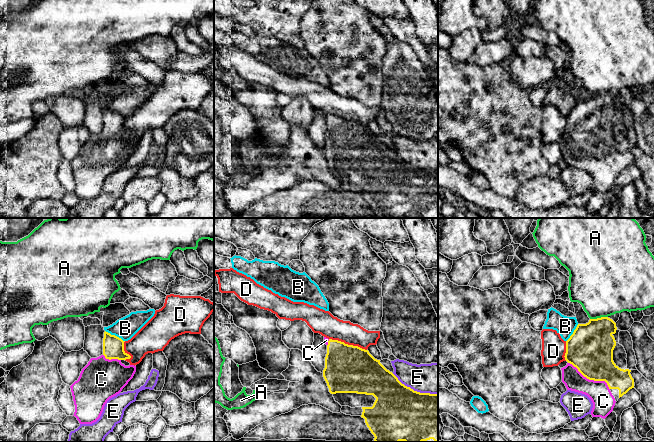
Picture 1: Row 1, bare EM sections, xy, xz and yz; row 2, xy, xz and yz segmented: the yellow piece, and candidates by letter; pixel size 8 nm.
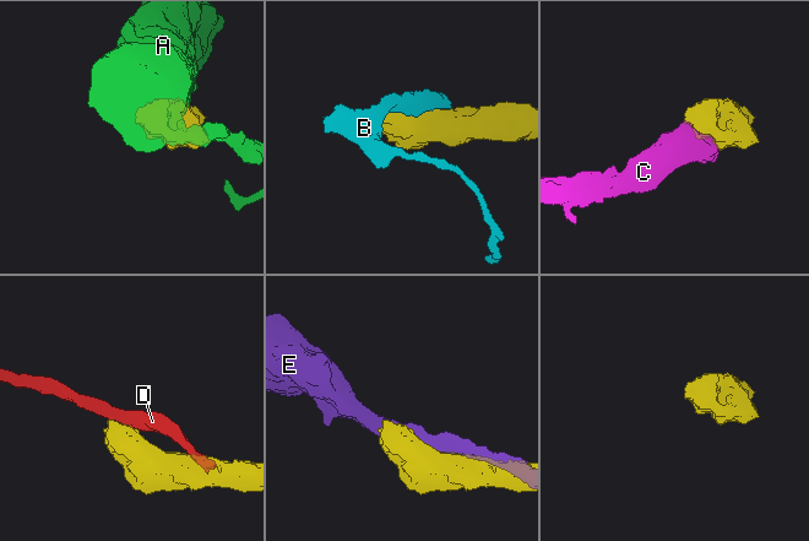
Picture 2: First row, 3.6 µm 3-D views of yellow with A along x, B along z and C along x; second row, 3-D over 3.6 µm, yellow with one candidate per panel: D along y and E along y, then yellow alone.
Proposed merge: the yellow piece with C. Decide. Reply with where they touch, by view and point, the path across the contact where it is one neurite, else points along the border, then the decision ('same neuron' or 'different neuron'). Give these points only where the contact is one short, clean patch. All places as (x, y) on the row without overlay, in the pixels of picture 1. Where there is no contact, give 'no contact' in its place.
meets yellow in yz at (590, 155); same neuron

